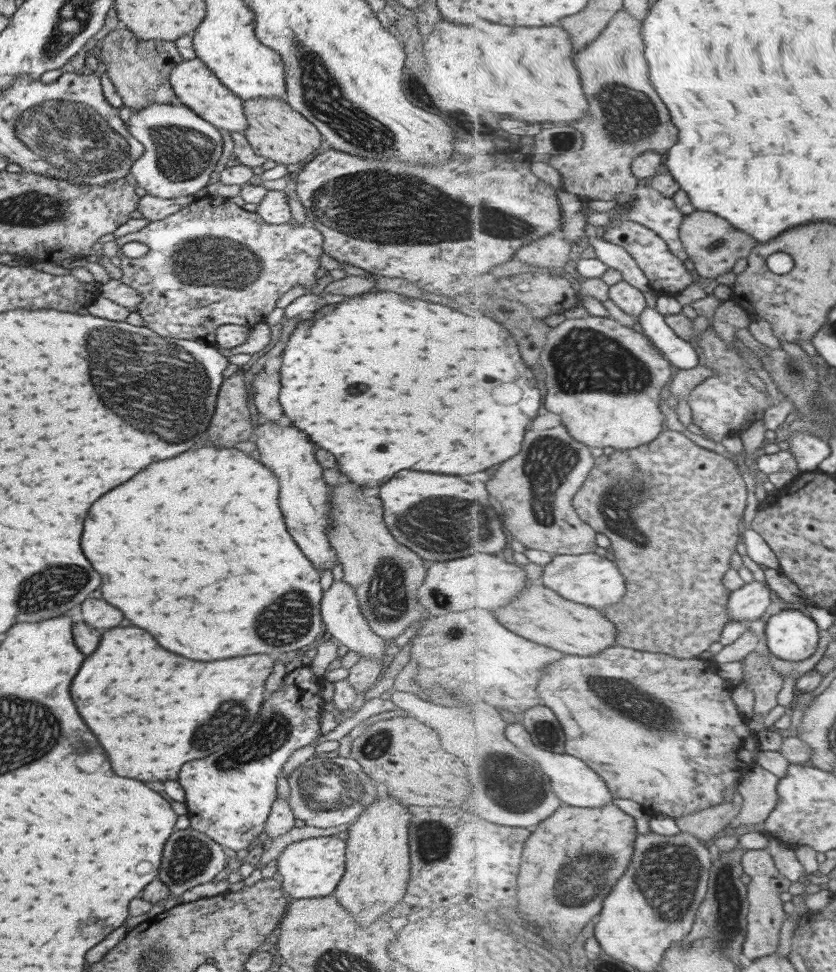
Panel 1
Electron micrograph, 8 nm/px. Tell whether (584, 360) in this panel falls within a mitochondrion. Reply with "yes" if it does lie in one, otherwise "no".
yes

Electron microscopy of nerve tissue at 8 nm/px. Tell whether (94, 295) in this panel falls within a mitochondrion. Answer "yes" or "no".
no

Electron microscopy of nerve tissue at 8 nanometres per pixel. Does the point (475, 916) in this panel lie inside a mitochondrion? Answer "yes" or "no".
no

